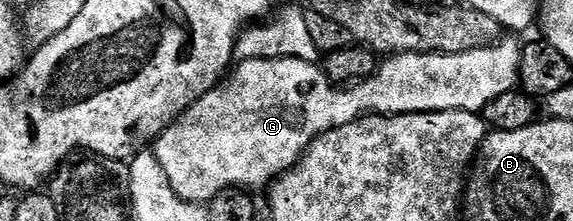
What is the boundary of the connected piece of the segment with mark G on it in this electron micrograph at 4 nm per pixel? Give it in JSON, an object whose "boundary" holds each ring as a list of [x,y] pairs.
{"boundary":[[[505,36],[492,46],[475,48],[471,52],[394,54],[386,57],[370,78],[341,85],[333,83],[317,62],[298,58],[247,60],[240,63],[223,84],[207,91],[157,137],[155,153],[171,188],[175,188],[184,202],[209,204],[229,187],[265,188],[276,182],[286,170],[292,170],[311,143],[322,134],[343,124],[351,124],[366,114],[430,114],[448,110],[466,110],[475,114],[484,111],[495,96],[503,96],[503,92],[518,85],[522,43],[513,38],[516,37]]]}

